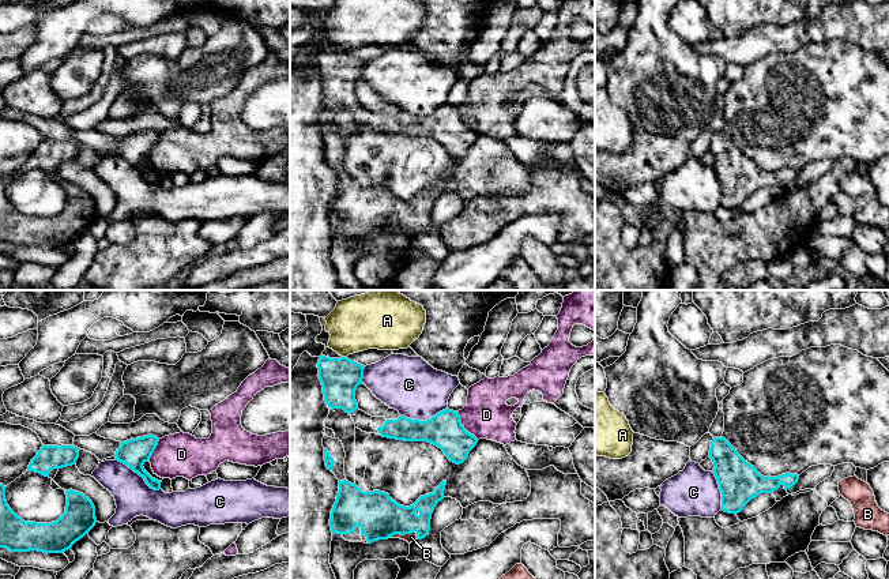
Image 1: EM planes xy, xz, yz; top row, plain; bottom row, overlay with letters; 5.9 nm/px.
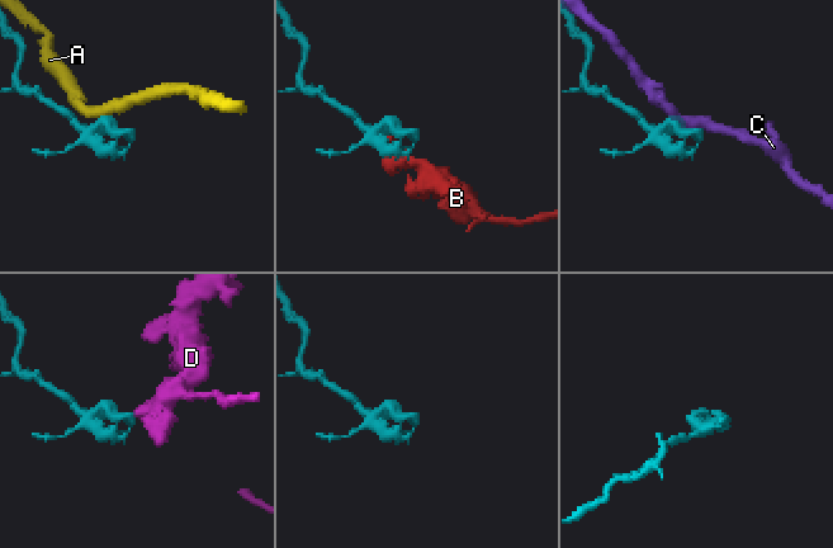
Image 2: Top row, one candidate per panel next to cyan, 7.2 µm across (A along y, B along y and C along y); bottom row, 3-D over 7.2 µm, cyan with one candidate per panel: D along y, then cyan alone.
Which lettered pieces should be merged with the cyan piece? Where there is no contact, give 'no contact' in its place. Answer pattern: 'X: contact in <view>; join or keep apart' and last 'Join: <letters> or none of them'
A: contact in xz; keep apart
B: contact in xz; join
C: contact in xy; keep apart
D: contact in xz; keep apart
Join: B

